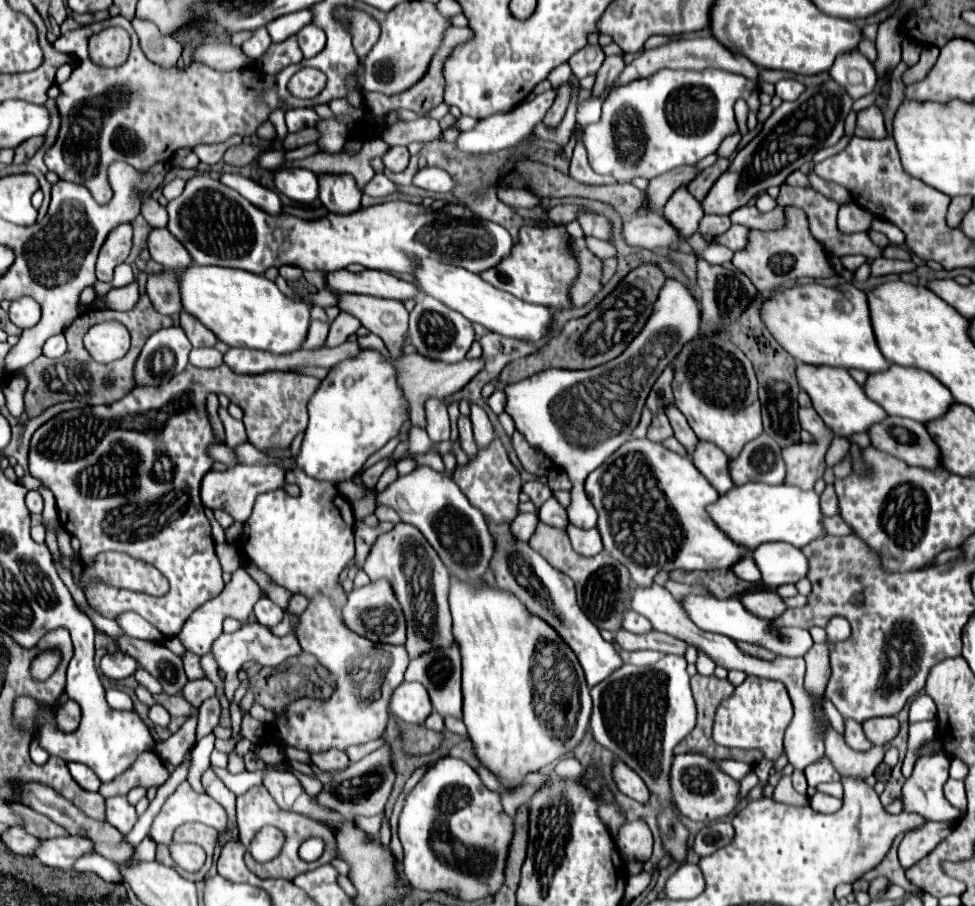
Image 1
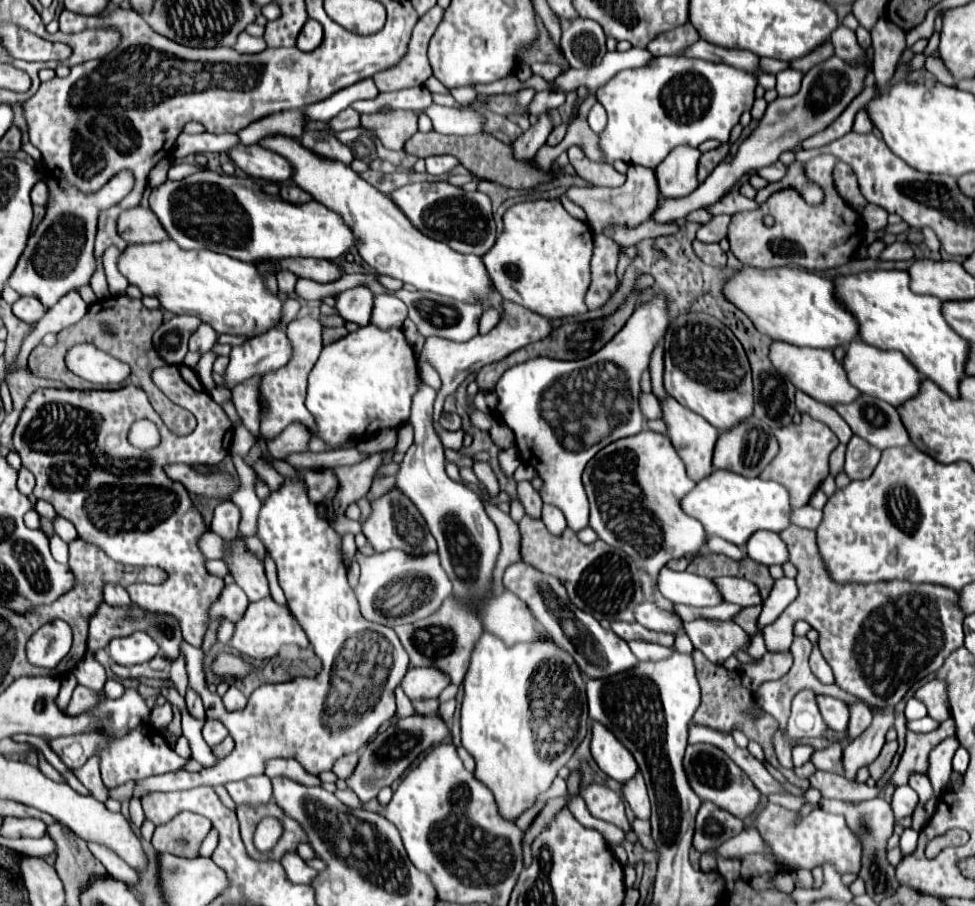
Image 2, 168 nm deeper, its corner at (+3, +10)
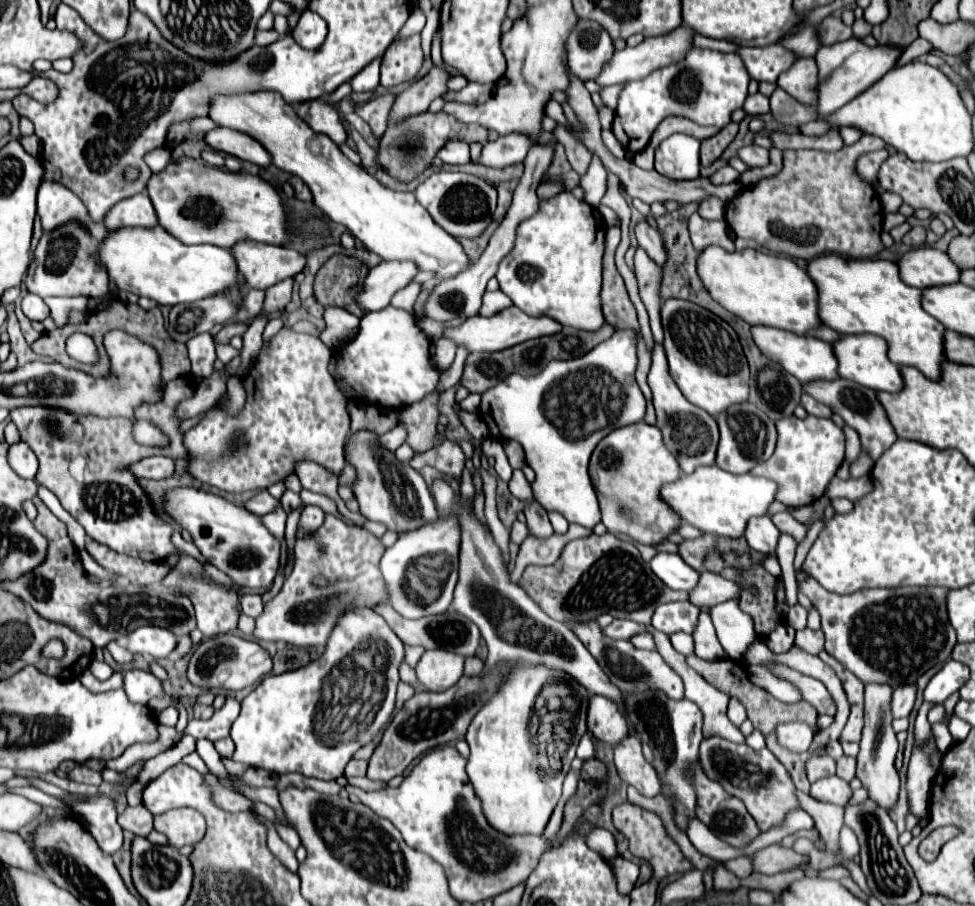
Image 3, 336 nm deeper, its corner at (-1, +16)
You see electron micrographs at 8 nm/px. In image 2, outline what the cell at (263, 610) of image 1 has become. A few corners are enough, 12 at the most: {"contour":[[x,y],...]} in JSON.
{"contour":[[241,534],[223,562],[251,602],[269,596],[263,562]]}

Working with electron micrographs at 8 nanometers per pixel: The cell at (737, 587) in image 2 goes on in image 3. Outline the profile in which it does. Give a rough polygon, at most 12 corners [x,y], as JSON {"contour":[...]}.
{"contour":[[703,572],[689,600],[717,606],[741,596],[741,584],[721,574]]}

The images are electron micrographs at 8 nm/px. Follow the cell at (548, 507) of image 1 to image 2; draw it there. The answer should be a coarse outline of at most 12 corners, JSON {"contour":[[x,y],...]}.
{"contour":[[543,506],[543,524],[559,536],[567,528],[563,512]]}

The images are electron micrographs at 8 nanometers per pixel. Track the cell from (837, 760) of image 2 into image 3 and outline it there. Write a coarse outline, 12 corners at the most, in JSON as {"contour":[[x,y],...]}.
{"contour":[[841,756],[837,776],[851,782],[855,776],[855,758]]}

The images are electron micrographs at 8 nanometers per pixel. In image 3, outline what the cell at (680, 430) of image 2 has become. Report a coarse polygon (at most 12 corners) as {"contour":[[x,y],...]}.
{"contour":[[655,346],[657,428],[685,474],[715,464],[719,428],[671,380]]}

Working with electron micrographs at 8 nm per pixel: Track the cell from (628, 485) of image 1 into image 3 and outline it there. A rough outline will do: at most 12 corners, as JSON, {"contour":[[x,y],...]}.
{"contour":[[657,426],[605,436],[591,456],[601,522],[657,546],[681,516],[661,498],[681,468]]}

